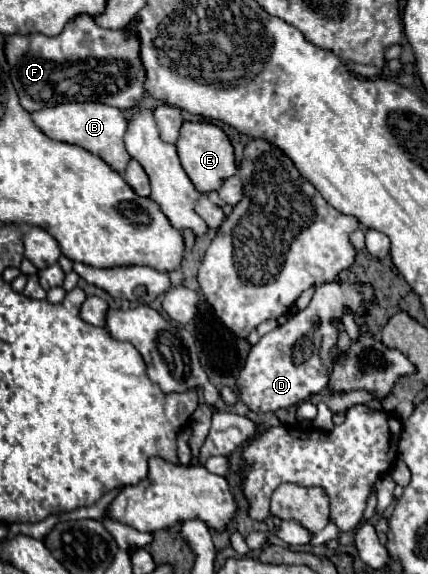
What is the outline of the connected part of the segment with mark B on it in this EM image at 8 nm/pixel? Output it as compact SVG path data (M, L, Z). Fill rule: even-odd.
M69 102L69 104L59 104L59 106L53 106L53 108L33 112L31 116L33 116L35 126L43 134L47 134L49 138L59 140L59 142L77 144L77 146L89 150L91 154L103 158L119 174L123 174L123 170L127 168L127 162L131 160L131 156L127 154L125 144L123 144L123 136L127 132L129 122L119 108L99 104L99 102L85 102L85 104Z

